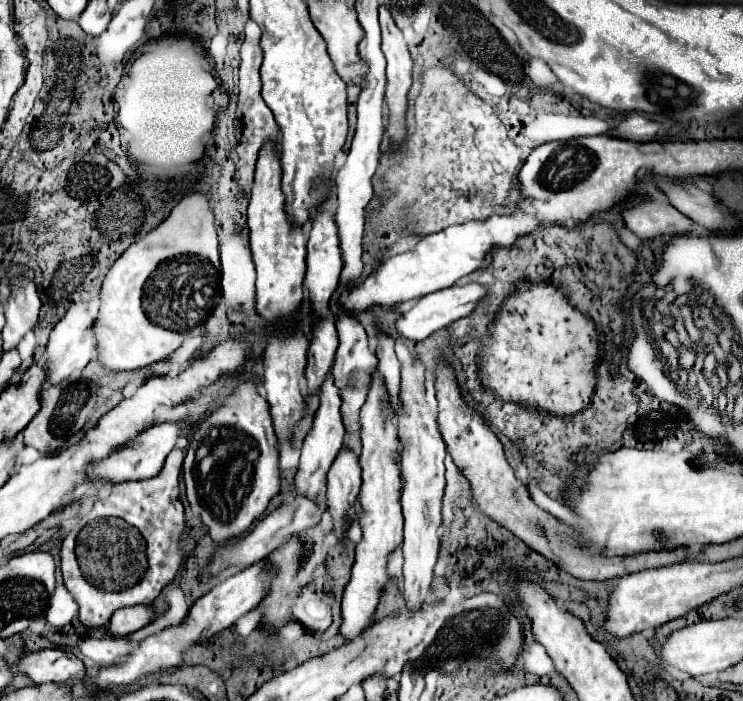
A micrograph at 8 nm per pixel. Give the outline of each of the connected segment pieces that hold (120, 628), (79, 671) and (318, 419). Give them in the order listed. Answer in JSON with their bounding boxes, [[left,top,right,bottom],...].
[[107,605,153,635],[19,649,87,683],[295,373,345,499]]

